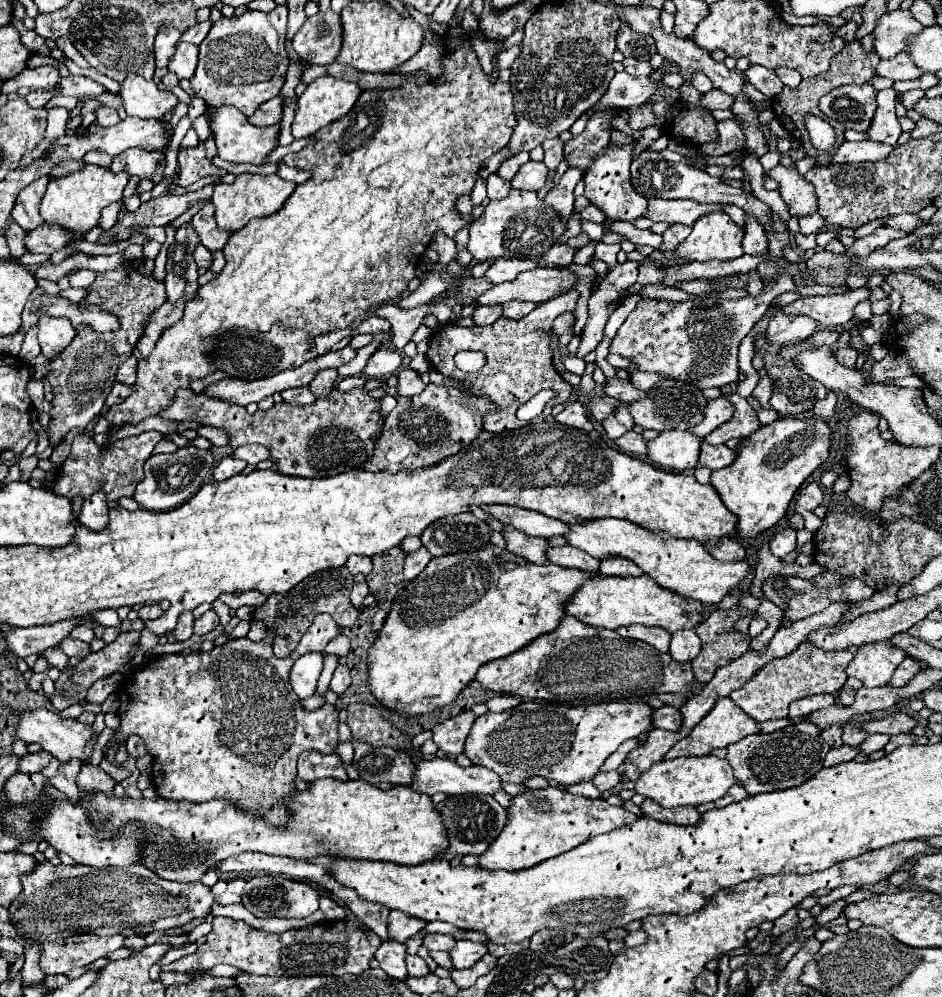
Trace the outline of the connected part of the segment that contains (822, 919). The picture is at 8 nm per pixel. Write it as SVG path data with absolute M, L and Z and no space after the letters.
M839 899L839 901L831 903L829 907L823 907L821 915L817 917L817 923L827 923L827 921L837 919L837 917L843 913L843 909L845 909L845 907L847 907L847 901L845 901L845 899Z

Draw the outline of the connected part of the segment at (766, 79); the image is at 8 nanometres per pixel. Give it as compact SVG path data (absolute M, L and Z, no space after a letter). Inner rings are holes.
M751 65L747 71L745 71L745 79L755 85L765 97L773 99L781 93L783 89L783 83L779 81L779 77L775 75L773 69L765 69L761 65Z

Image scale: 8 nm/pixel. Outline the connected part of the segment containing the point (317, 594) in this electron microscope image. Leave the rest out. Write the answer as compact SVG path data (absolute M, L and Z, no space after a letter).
M347 567L339 569L327 569L319 571L307 579L303 579L299 585L295 585L289 593L279 595L273 593L265 605L257 607L253 611L255 619L261 619L267 627L273 627L277 631L277 637L273 641L273 651L277 657L289 657L293 649L299 643L299 637L307 631L307 627L313 623L313 617L319 613L329 613L339 627L351 627L357 621L359 611L349 603L349 593L353 587L353 575L347 571Z

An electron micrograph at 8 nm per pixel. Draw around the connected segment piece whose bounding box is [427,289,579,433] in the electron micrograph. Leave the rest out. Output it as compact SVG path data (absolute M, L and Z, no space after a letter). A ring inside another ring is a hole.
M571 289L569 293L563 293L551 301L539 303L527 317L517 319L517 321L499 319L487 327L459 327L459 325L447 323L447 325L443 325L431 333L427 359L431 361L433 369L437 369L439 373L465 381L471 387L469 389L471 395L483 395L483 397L497 403L499 415L487 415L485 417L485 429L487 431L501 433L501 431L517 429L517 427L523 427L523 425L530 423L541 423L551 413L553 405L567 403L569 395L571 395L571 385L563 381L563 377L555 371L555 367L551 363L551 359L553 359L553 353L551 353L553 329L551 329L551 325L561 313L565 313L565 311L573 313L577 307L577 301L579 301L579 291ZM461 349L485 353L487 363L475 375L457 369L453 363L453 355ZM543 389L557 391L557 401L549 401L545 407L545 413L541 413L537 419L519 421L515 417L515 411Z

